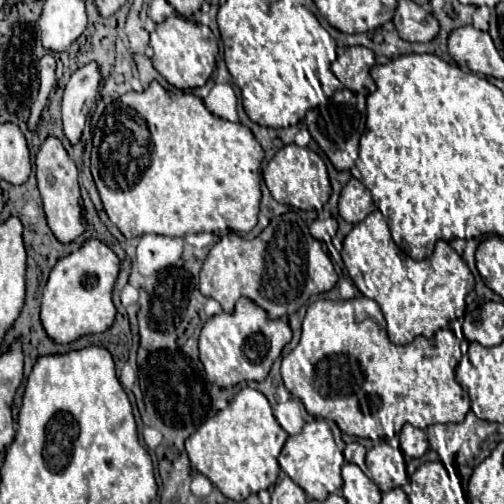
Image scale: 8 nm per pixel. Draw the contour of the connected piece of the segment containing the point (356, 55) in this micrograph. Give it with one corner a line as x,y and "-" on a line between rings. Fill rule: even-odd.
355,45
347,47
331,65
335,77
353,93
371,95
375,93
375,81
369,75
369,69
375,65
375,55
371,49

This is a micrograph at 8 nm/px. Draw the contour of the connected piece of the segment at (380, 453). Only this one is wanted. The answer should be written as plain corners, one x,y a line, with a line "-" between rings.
381,443
375,445
367,453
367,475
377,483
377,487
385,493
395,487
403,487
407,479
404,455
395,445

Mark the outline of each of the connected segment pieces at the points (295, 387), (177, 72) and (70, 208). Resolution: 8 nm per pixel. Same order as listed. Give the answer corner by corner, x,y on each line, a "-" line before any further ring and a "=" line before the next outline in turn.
355,297
341,303
319,299
307,309
299,345
283,357
281,377
287,391
301,399
309,415
325,419
337,446
343,450
343,433
379,443
399,434
405,423
411,423
417,429
427,429
435,423
461,423
471,409
471,401
455,381
455,356
462,356
460,340
448,327
439,329
433,339
417,337
409,345
393,345
387,339
381,309
373,299
=
179,15
167,17
163,23
157,25
153,37
153,67
177,89
195,89
203,87
215,69
217,57
217,39
207,25
193,23
=
49,135
43,141
43,145
37,153
37,159
35,159
35,173
37,173
37,183
39,183
39,191
41,191
43,209
45,209
49,229
63,243
75,241
85,229
79,183
77,183
79,173
77,173
77,167
73,163
73,159
67,153
67,149
63,147
63,143
57,137

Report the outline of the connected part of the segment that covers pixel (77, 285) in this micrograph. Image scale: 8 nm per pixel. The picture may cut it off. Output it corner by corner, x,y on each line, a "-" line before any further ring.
87,239
75,253
59,259
49,273
41,301
41,323
47,335
57,343
71,343
81,335
107,331
115,319
111,293
117,273
117,255
99,239

